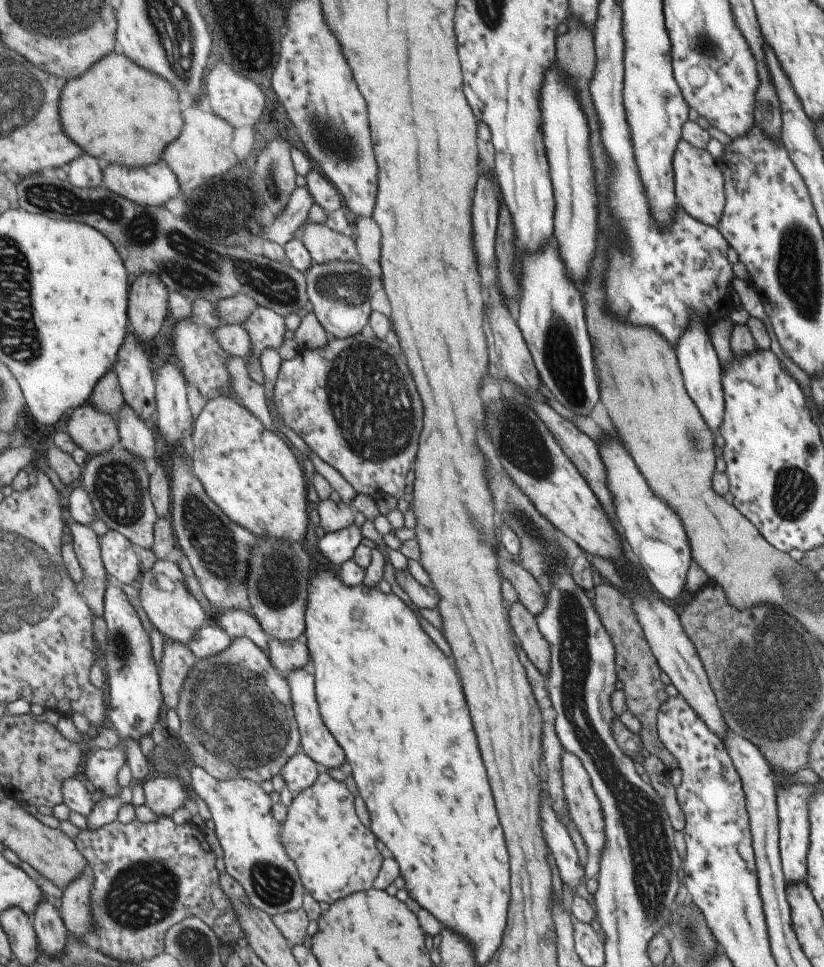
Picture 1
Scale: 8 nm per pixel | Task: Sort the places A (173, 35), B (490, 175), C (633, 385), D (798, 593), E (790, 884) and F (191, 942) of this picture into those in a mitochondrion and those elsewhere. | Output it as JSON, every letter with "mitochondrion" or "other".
{"A":"mitochondrion","B":"other","C":"other","D":"mitochondrion","E":"other","F":"mitochondrion"}

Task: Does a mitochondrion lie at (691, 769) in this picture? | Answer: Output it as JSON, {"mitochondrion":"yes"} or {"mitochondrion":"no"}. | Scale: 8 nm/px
{"mitochondrion":"no"}

